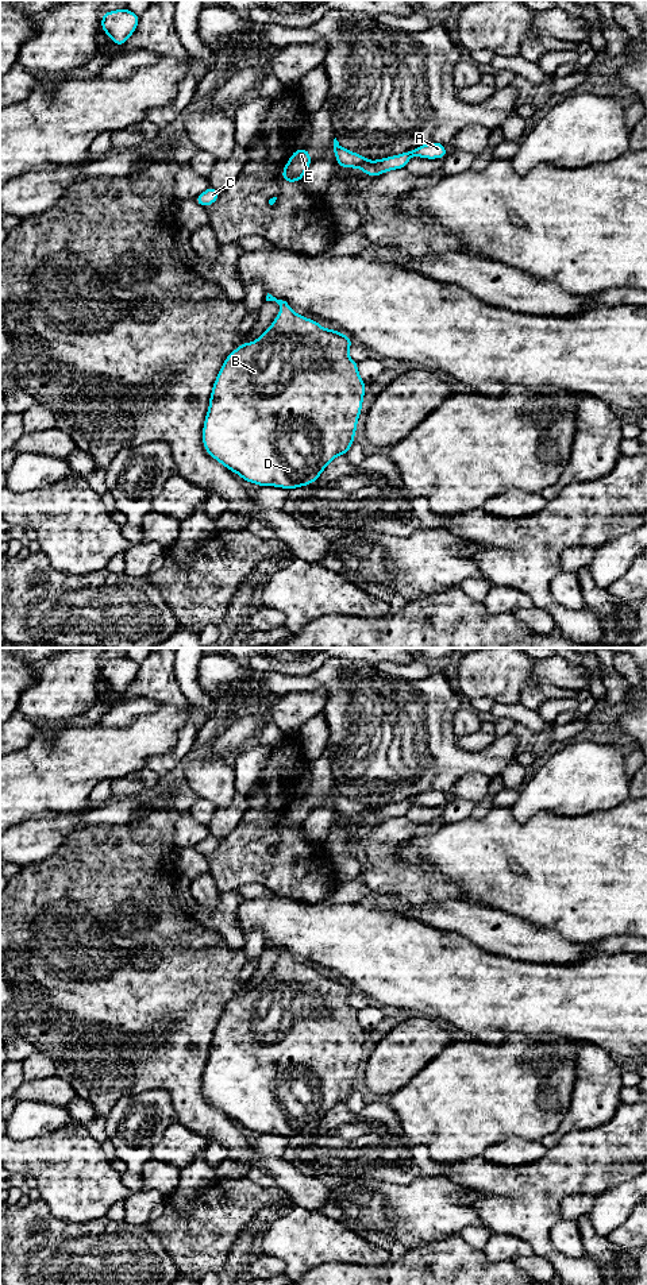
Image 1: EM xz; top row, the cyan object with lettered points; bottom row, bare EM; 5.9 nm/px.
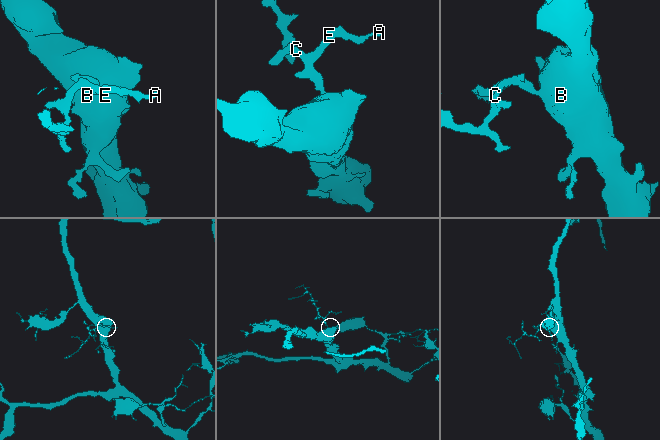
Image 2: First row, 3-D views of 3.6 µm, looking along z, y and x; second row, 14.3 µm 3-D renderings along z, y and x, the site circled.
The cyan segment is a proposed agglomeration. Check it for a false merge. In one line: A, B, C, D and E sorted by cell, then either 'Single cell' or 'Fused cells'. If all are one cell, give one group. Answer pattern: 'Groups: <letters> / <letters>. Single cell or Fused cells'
Groups: A B C D E. Single cell

